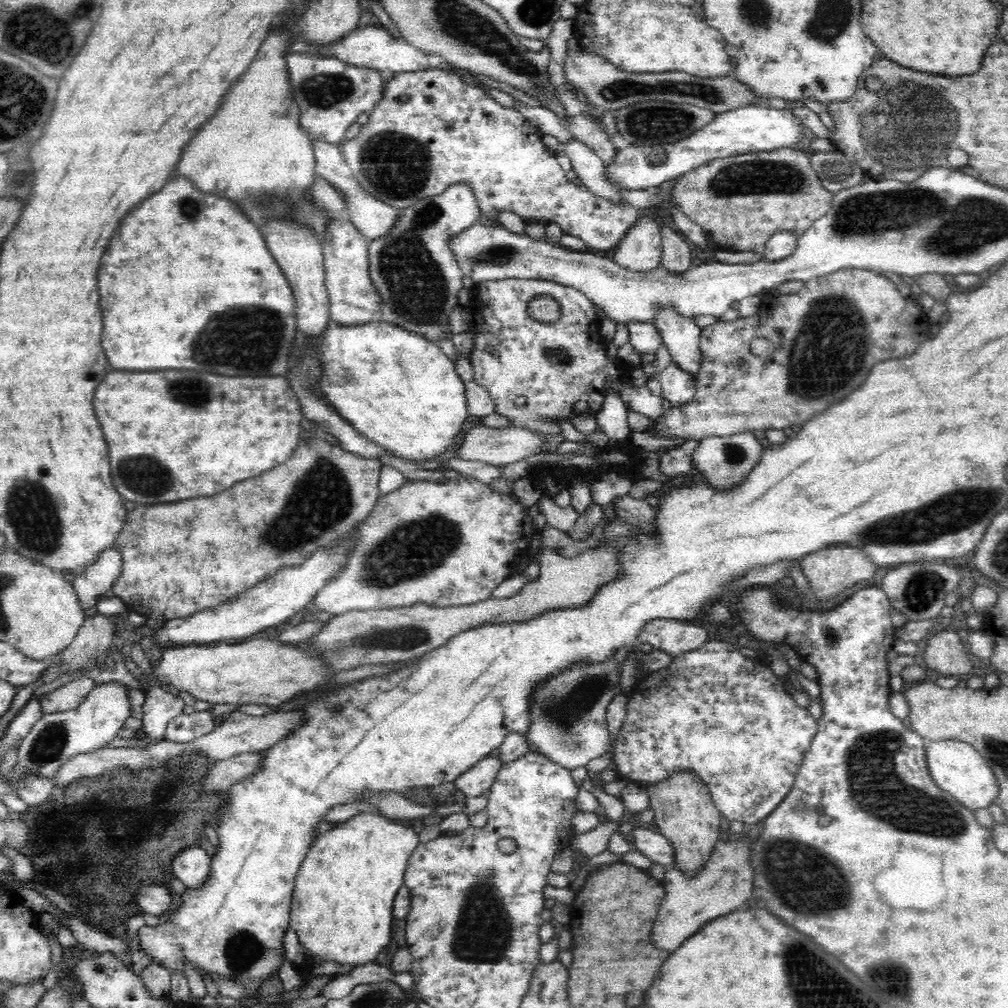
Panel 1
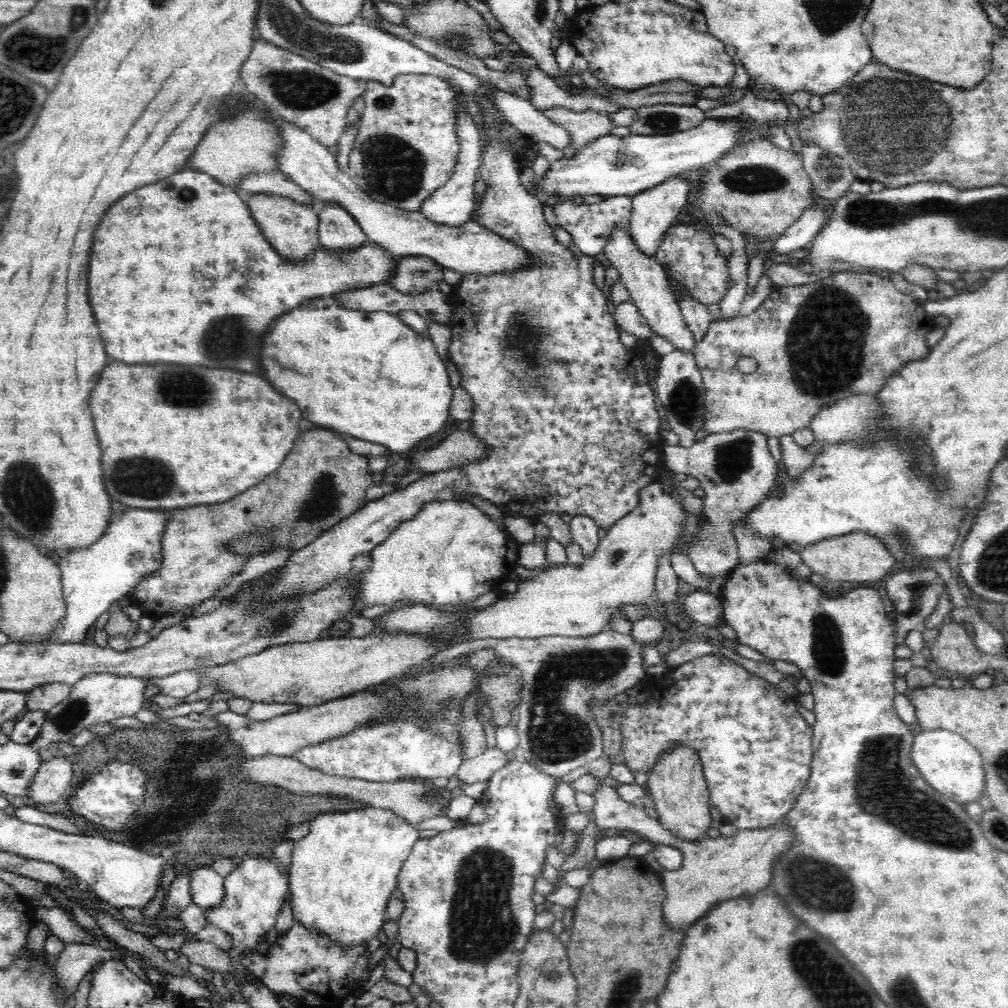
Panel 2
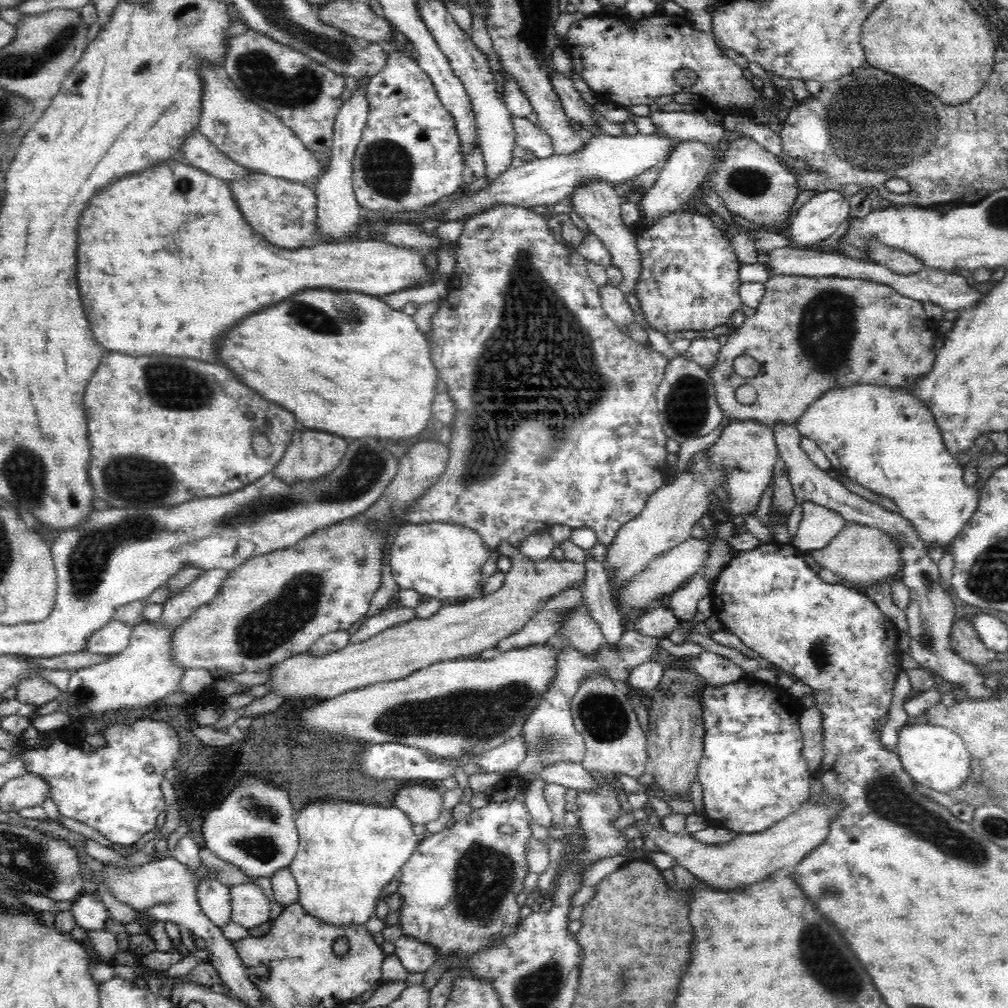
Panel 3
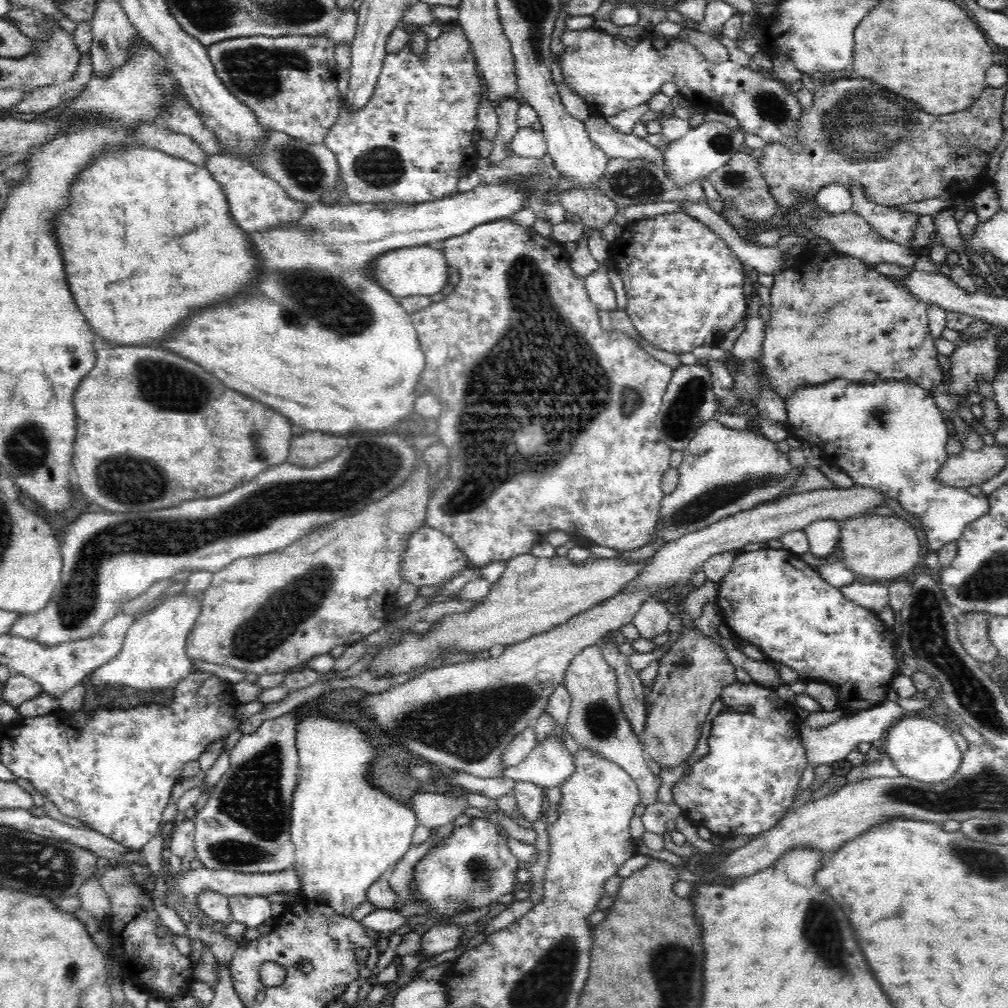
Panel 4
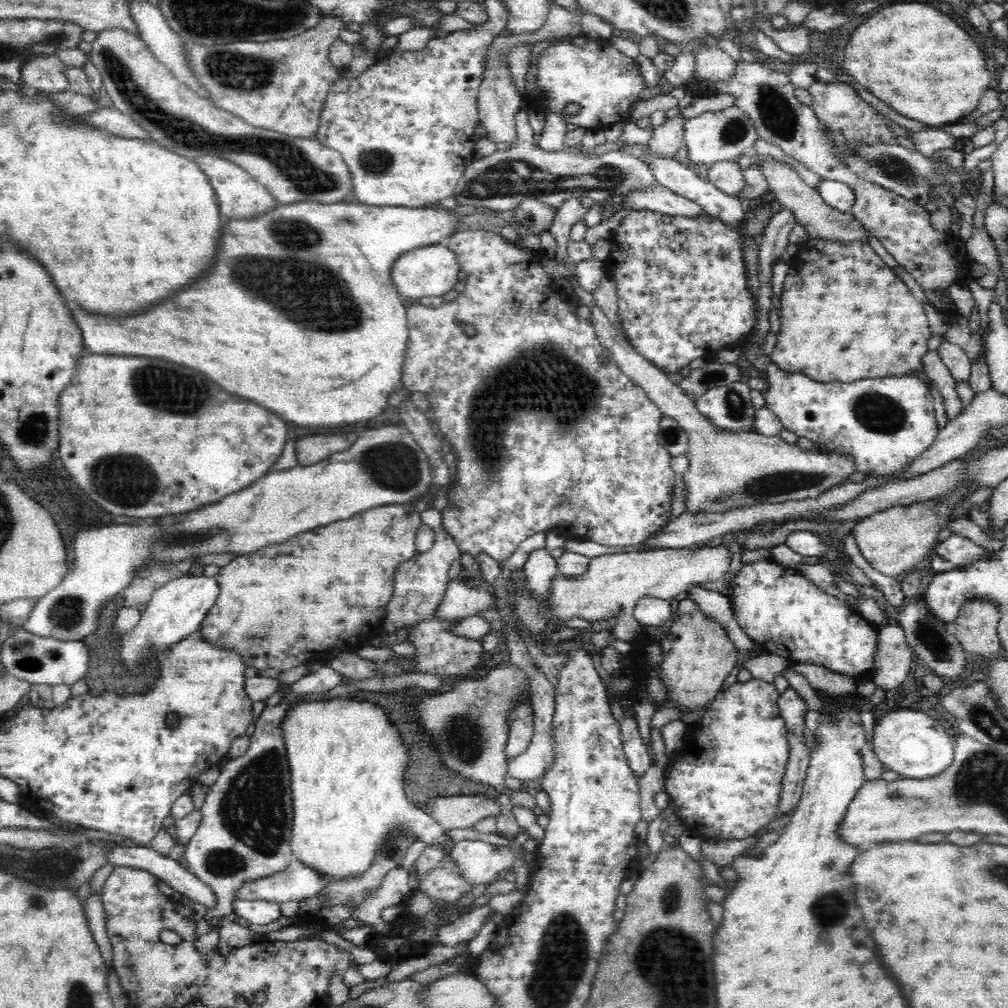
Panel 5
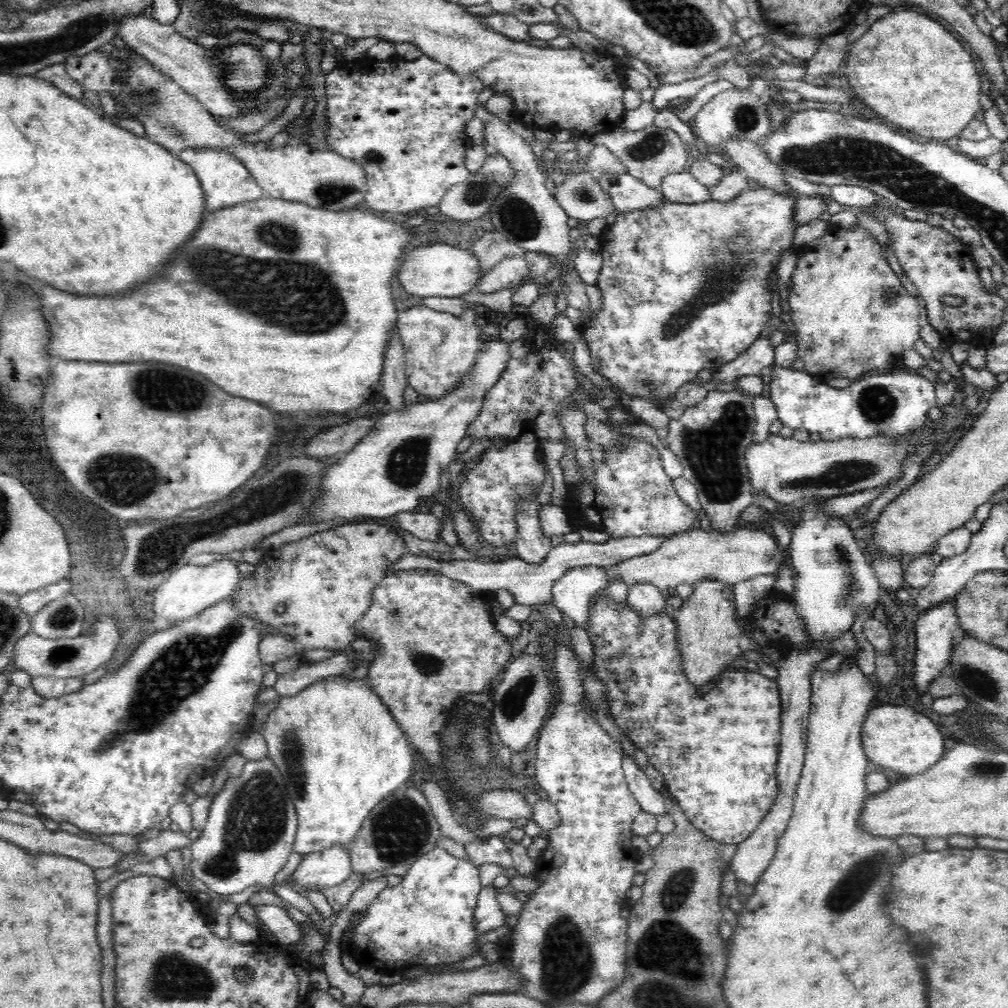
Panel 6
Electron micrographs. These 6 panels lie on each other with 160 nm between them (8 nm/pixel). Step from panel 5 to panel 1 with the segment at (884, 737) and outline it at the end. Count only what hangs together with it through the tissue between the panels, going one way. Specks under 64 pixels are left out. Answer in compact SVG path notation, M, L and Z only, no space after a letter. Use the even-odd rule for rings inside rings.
M962 740L926 741L925 758L932 779L940 789L949 792L966 808L978 810L988 808L996 803L997 782L990 765L985 758L971 745Z

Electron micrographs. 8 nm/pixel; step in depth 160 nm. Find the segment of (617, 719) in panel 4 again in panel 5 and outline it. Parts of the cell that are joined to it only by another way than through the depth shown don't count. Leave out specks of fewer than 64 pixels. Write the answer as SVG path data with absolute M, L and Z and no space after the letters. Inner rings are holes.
M650 768L645 775L637 778L639 786L639 807L646 822L660 816L661 808L654 801L654 794L664 790L667 782L666 769Z

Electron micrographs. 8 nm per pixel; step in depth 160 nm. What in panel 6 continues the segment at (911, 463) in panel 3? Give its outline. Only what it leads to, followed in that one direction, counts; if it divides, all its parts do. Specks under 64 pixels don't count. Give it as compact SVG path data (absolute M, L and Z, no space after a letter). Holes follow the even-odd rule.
M772 364L770 373L770 397L776 411L778 421L784 427L807 430L812 434L820 434L822 441L841 440L842 437L856 436L866 439L872 436L904 436L912 433L928 423L928 411L936 406L936 385L923 378L918 373L904 371L894 374L876 374L860 380L851 380L848 388L832 388L826 383L820 383L808 373L797 369L788 369Z

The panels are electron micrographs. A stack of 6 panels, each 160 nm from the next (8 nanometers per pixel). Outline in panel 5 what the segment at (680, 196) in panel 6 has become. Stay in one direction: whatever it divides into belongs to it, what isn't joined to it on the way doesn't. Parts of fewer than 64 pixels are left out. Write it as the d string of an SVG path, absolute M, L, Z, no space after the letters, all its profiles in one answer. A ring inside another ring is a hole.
M630 143L624 146L622 150L626 154L631 154L643 161L645 160L650 170L654 172L655 180L658 185L664 186L672 192L698 203L707 214L716 217L718 220L722 220L724 224L738 225L744 220L746 204L737 197L722 192L708 180L700 178L697 170L693 166L685 163L685 161L676 161L674 159L662 157L662 155L656 155L656 153L650 153L646 143Z

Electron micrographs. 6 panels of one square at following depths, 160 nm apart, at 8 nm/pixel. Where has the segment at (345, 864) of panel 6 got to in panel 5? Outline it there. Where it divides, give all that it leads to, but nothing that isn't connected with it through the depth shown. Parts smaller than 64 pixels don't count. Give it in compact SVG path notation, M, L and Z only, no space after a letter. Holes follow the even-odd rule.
M297 859L275 875L266 875L264 879L258 879L255 883L244 884L238 891L237 899L242 900L269 900L274 902L286 902L289 900L300 901L316 896L326 886L334 884L336 880L324 877L322 873L304 865Z

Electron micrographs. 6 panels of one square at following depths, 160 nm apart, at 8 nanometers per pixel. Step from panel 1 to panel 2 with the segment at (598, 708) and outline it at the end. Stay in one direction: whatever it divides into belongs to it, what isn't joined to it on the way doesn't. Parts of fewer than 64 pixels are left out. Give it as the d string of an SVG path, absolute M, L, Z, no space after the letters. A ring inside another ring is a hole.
M609 628L599 632L598 634L593 634L590 636L542 636L542 638L510 637L502 640L497 638L483 638L469 640L462 642L462 644L456 644L451 647L447 647L444 649L444 652L440 652L440 656L436 656L436 660L429 660L429 663L430 665L436 665L444 663L448 660L457 659L460 656L466 655L466 657L468 657L468 655L479 649L493 648L498 658L505 658L510 661L510 663L515 664L516 668L520 668L520 670L523 672L523 690L519 692L520 706L517 708L516 722L514 723L514 726L517 728L516 731L518 731L518 737L520 737L520 742L518 742L519 757L526 759L526 761L530 762L530 765L536 767L538 770L542 770L542 772L546 774L550 774L553 777L560 777L564 776L564 774L572 772L572 770L576 770L576 768L584 766L584 764L588 764L588 762L592 762L592 760L598 760L598 758L602 758L602 756L604 756L604 745L602 745L604 744L604 741L602 741L602 729L596 725L596 721L591 720L590 700L606 702L606 700L612 700L612 698L615 698L616 694L620 694L620 692L630 689L632 686L640 684L640 682L642 682L643 678L646 676L644 669L642 669L644 661L641 653L642 649L646 645L648 644L637 644L630 634L624 635Z

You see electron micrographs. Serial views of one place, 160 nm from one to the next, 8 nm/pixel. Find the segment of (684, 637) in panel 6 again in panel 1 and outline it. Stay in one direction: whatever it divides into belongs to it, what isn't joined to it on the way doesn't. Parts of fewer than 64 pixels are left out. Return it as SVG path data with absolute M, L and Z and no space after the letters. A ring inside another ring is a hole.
M682 769L660 782L648 784L647 791L650 794L649 806L654 811L653 820L658 824L660 833L674 847L674 866L688 877L694 876L712 857L712 850L724 836L720 831L720 820L723 816L720 816L709 788L691 769Z

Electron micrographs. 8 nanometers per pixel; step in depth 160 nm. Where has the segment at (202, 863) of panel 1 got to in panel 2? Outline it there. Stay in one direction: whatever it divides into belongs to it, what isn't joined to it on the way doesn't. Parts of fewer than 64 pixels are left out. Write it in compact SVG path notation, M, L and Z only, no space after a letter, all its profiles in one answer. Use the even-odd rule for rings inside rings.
M200 866L190 874L192 901L204 910L218 907L226 896L224 879L211 866Z

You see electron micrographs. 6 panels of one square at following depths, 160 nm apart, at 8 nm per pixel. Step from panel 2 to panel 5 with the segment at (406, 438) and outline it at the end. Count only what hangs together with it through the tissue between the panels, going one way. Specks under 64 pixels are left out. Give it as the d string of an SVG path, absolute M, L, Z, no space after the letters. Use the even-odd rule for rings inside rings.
M316 201L278 203L270 212L262 216L245 217L240 220L224 219L222 242L220 242L214 270L202 276L192 286L184 288L180 294L164 300L160 306L146 310L138 316L130 316L130 318L110 318L103 314L98 316L98 314L88 314L83 308L74 308L71 310L72 318L76 319L76 326L80 327L81 342L86 344L86 350L90 350L88 354L126 354L126 356L168 358L172 362L198 368L206 372L208 378L212 378L224 390L238 394L242 398L248 398L260 406L266 406L274 410L282 420L290 420L300 426L338 426L338 424L354 424L358 420L378 418L384 414L390 394L403 387L402 366L404 366L406 344L408 344L407 306L393 283L391 277L393 264L405 252L441 243L447 237L454 235L454 230L460 224L458 217L462 218L444 207L440 210L431 207L373 207L362 203L347 204L344 201L332 204Z

